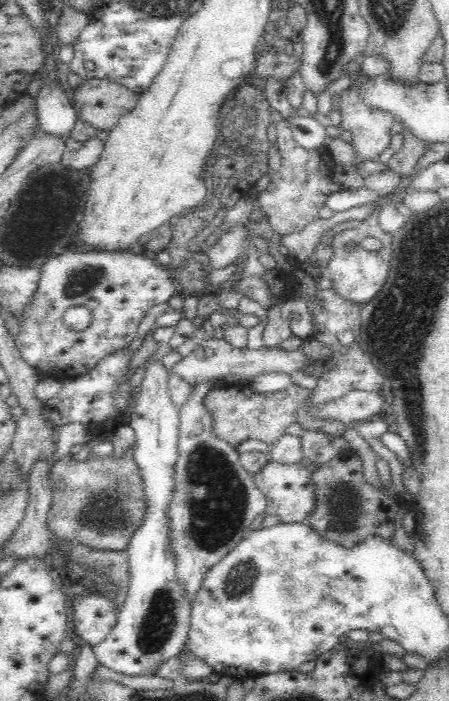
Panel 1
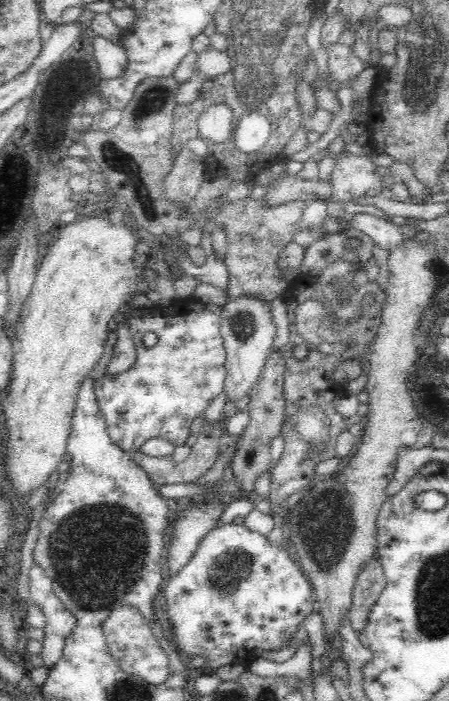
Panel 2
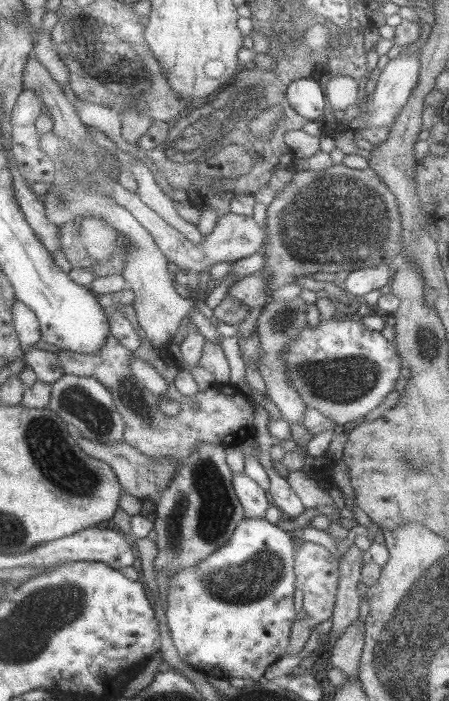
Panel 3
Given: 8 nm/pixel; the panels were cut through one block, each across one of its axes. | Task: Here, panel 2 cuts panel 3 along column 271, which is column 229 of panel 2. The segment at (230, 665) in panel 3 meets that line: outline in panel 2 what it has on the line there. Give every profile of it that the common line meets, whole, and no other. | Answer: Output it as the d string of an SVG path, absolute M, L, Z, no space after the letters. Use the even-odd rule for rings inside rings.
M224 524L210 530L200 541L189 563L172 577L165 590L166 616L172 626L170 644L181 658L204 656L204 670L215 674L220 666L242 664L258 658L256 652L278 652L290 646L296 630L303 626L310 612L318 608L313 583L308 581L298 559L281 544L270 544L266 534L242 524Z

